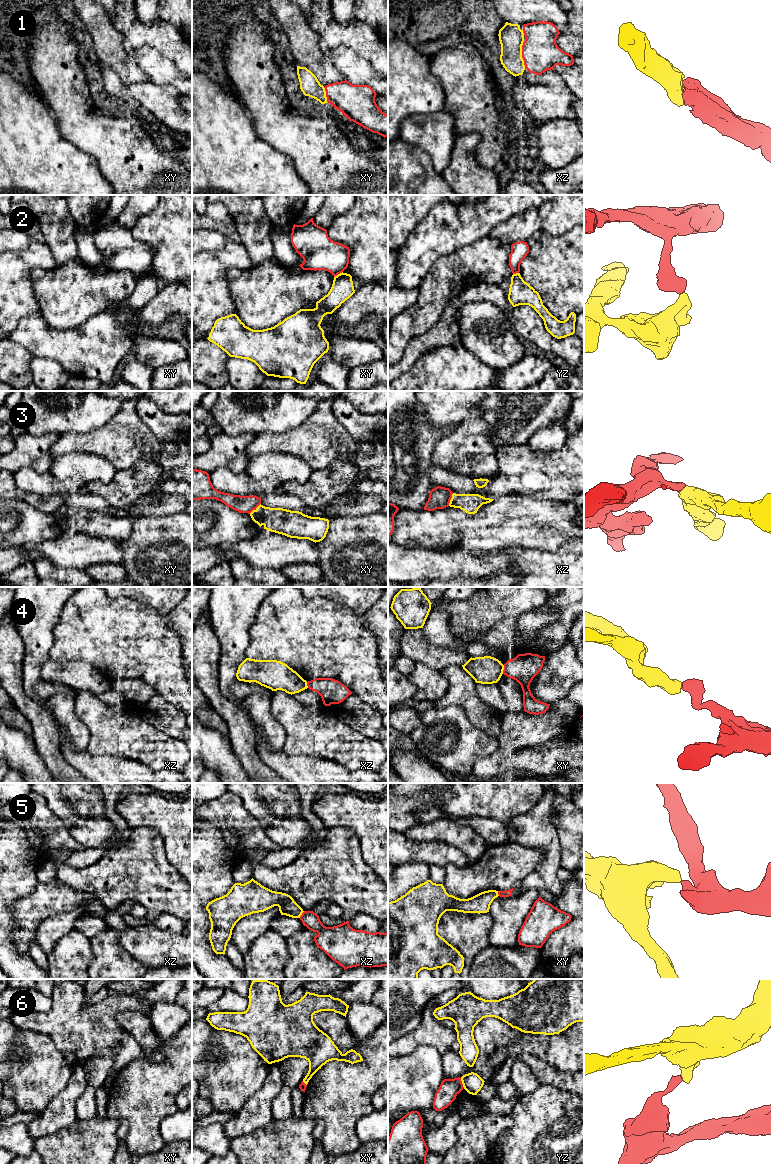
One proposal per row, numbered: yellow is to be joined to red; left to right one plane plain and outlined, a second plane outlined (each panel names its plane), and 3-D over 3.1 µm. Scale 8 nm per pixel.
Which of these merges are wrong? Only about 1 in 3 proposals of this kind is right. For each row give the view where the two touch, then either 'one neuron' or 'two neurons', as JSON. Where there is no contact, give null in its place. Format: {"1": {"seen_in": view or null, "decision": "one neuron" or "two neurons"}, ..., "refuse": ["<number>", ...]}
{"1": {"seen_in": "xz", "decision": "one neuron"}, "2": {"seen_in": "xy", "decision": "two neurons"}, "3": {"seen_in": "xz", "decision": "two neurons"}, "4": {"seen_in": "xy", "decision": "two neurons"}, "5": {"seen_in": "xz", "decision": "two neurons"}, "6": {"seen_in": "yz", "decision": "two neurons"}, "refuse": ["2", "3", "4", "5", "6"]}

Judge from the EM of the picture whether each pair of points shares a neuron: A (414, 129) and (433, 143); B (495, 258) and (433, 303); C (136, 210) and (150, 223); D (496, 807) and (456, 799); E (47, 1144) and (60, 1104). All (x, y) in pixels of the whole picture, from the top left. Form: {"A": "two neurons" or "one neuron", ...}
{"A": "one neuron", "B": "one neuron", "C": "two neurons", "D": "one neuron", "E": "two neurons"}

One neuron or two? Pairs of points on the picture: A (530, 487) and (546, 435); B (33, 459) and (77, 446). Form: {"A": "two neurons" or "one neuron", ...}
{"A": "two neurons", "B": "two neurons"}

